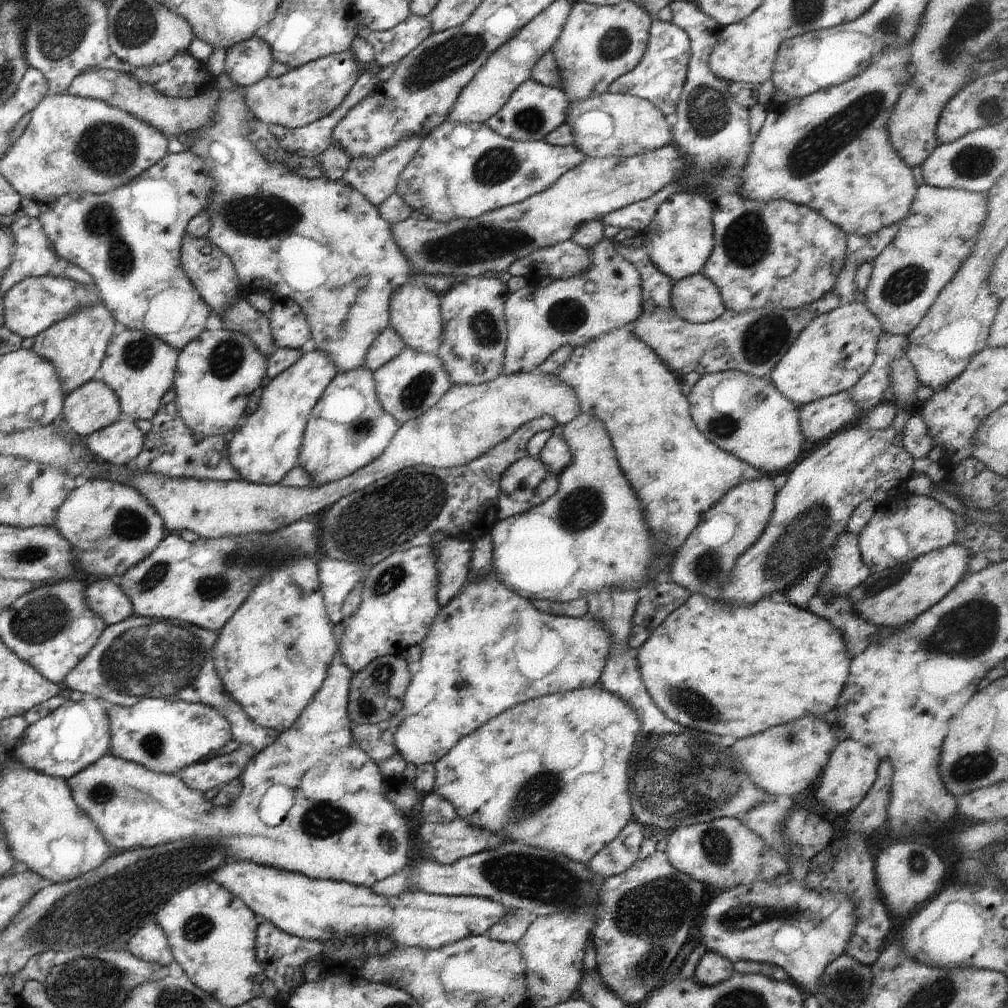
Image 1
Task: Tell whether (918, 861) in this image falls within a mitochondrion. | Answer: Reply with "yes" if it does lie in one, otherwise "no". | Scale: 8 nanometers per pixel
yes

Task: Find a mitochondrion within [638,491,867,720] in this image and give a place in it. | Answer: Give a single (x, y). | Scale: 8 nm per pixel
(803, 539)

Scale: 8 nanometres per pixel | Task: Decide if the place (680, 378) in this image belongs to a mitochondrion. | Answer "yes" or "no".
no

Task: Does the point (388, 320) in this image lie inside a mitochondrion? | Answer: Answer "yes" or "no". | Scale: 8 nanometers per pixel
no

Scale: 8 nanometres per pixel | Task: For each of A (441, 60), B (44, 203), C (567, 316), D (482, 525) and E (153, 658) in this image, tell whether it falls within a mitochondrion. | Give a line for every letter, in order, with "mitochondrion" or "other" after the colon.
A: mitochondrion
B: other
C: mitochondrion
D: other
E: mitochondrion

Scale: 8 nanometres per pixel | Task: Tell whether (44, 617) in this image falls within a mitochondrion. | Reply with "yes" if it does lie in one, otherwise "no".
yes

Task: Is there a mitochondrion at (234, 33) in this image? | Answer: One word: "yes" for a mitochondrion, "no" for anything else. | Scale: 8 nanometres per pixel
no

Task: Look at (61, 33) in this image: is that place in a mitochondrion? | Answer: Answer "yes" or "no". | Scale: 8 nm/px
yes

